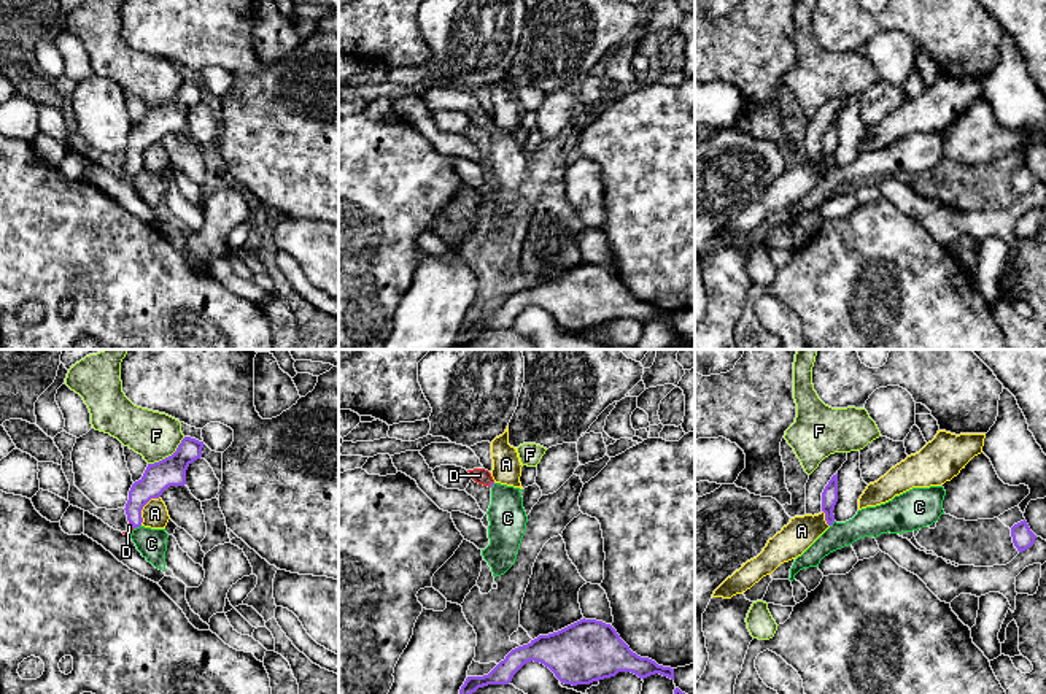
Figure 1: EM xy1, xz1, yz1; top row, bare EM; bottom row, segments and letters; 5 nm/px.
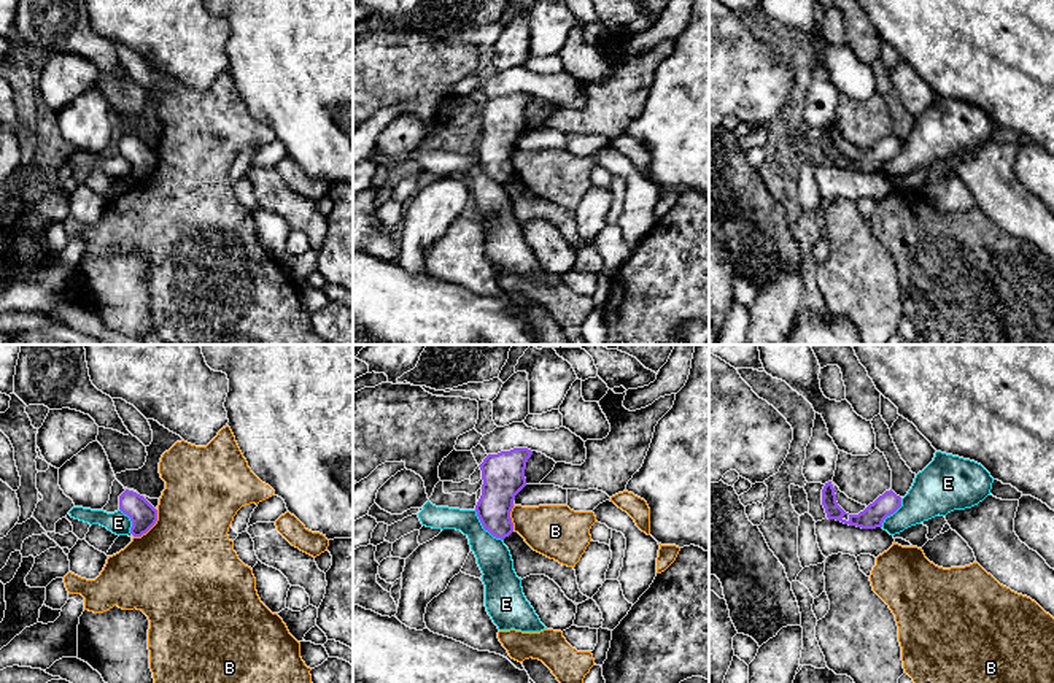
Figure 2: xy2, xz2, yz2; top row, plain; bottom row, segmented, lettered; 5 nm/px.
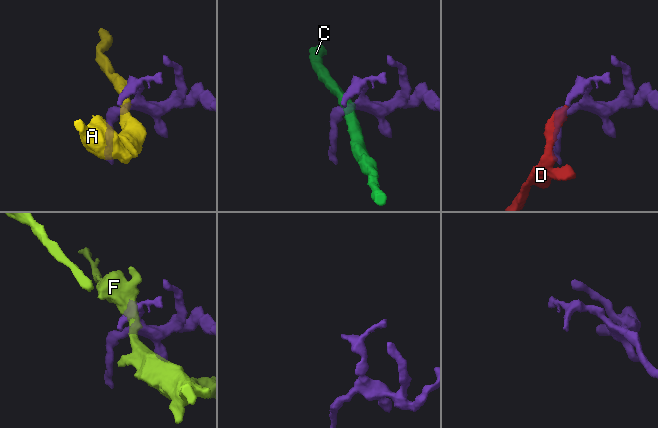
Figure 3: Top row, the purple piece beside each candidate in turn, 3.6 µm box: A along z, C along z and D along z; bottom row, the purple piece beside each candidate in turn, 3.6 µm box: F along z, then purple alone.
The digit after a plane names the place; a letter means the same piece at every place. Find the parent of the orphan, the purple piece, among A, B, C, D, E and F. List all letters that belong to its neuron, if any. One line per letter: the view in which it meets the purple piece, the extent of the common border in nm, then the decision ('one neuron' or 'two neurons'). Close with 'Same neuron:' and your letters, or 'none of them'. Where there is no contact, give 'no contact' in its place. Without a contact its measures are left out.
A: xy1 | 180 nm | two neurons
B: xy2 | 190 nm | two neurons
C: xy1 | 50 nm | two neurons
D: xy1 | 50 nm | one neuron
E: xz2 | 220 nm | two neurons
F: xy1 | 240 nm | two neurons
Same neuron: D

